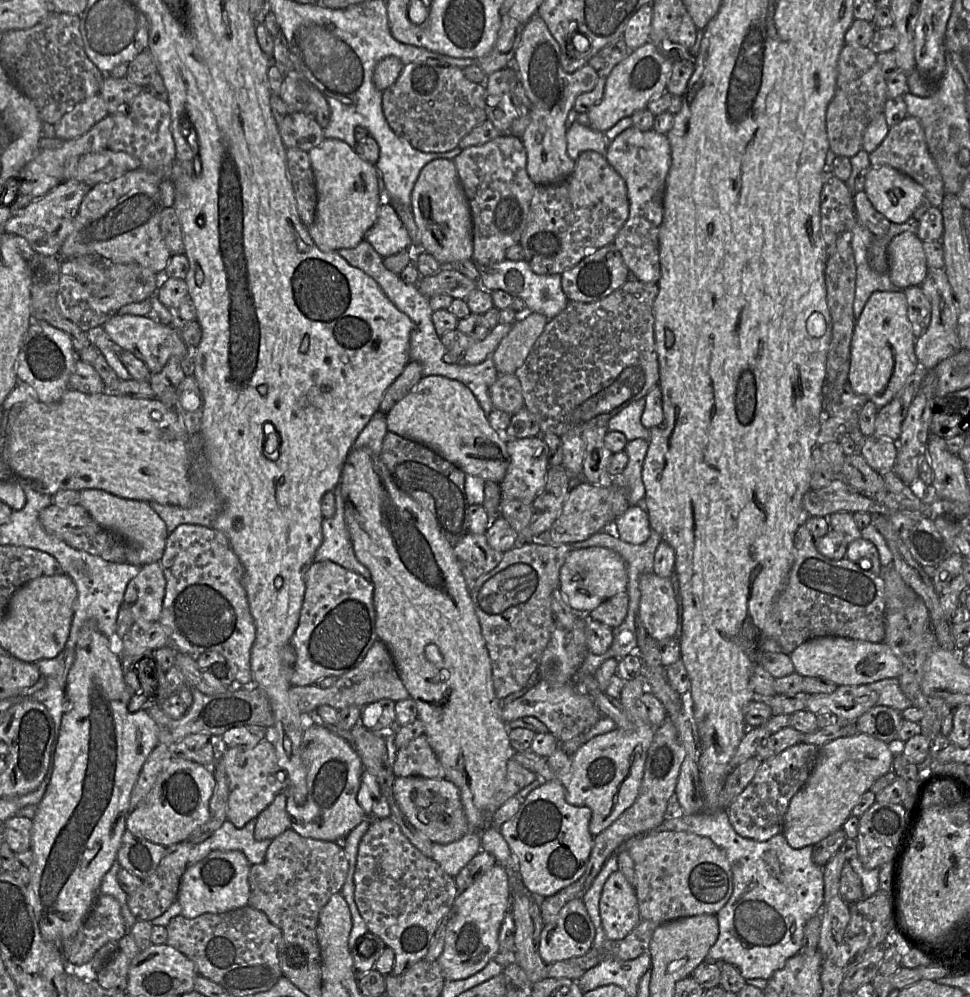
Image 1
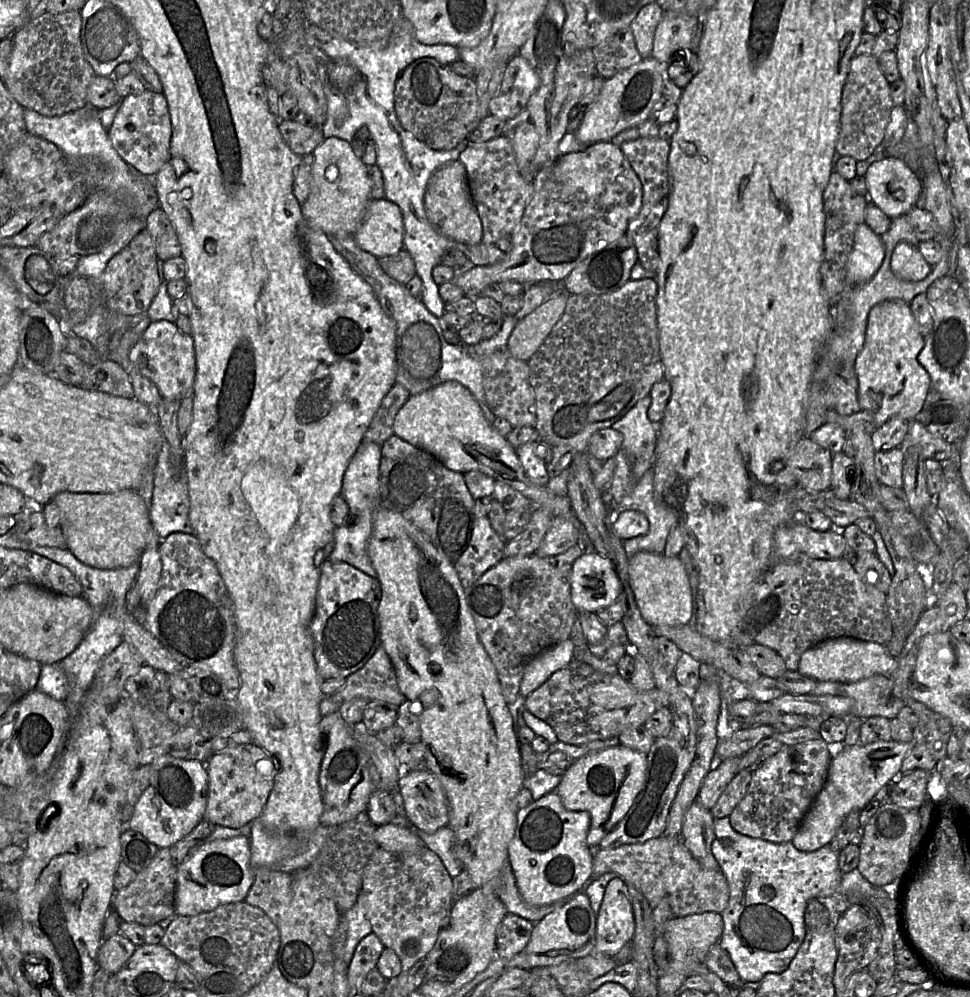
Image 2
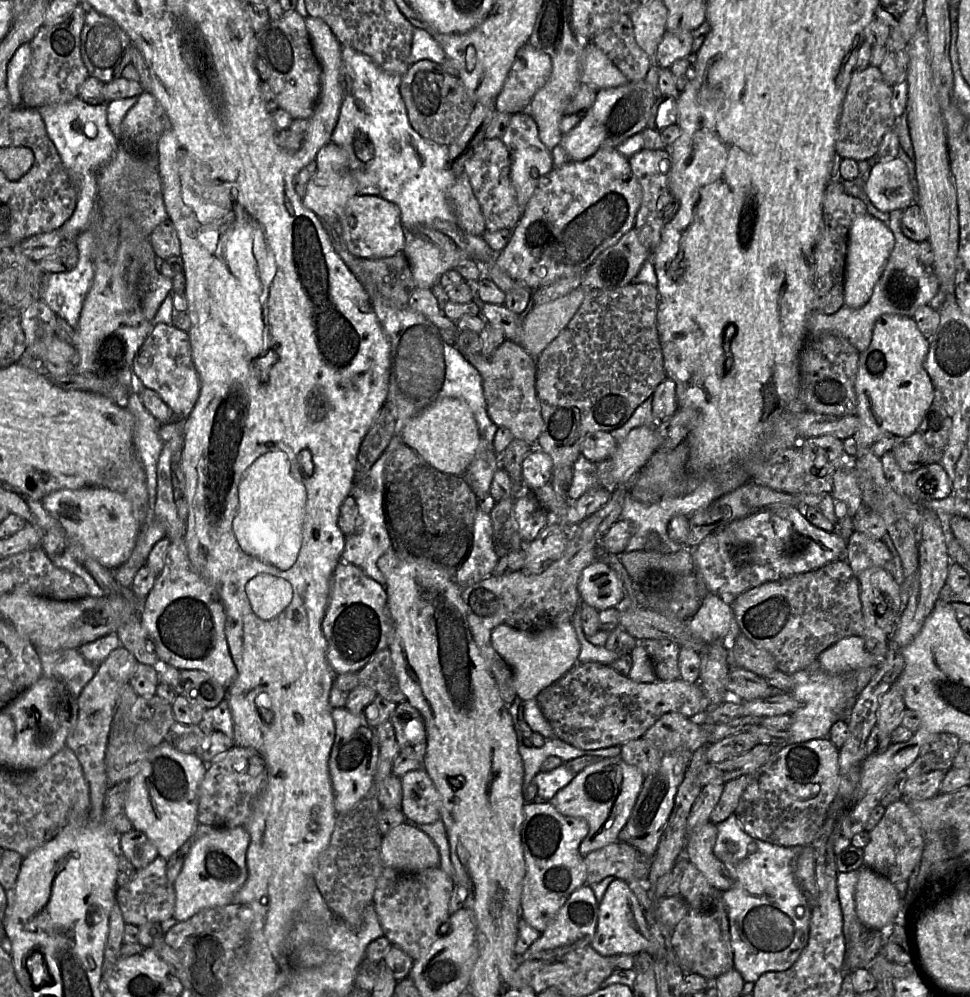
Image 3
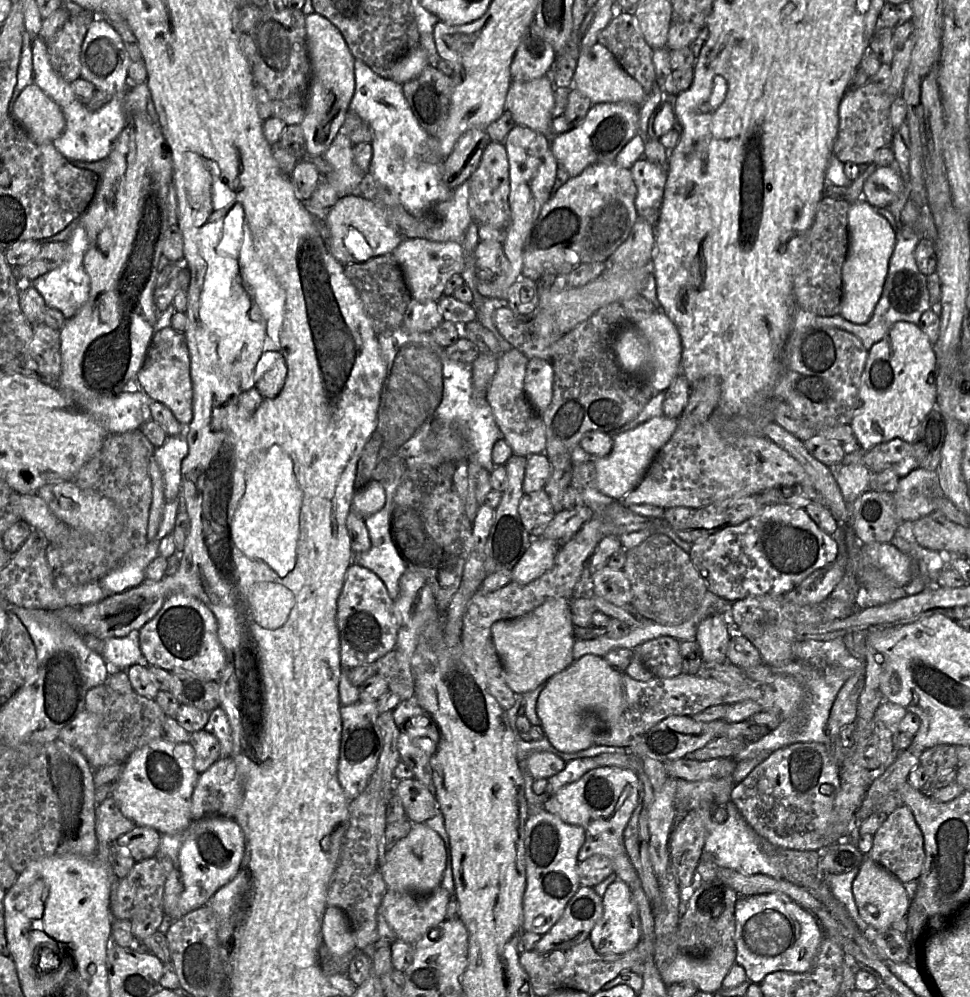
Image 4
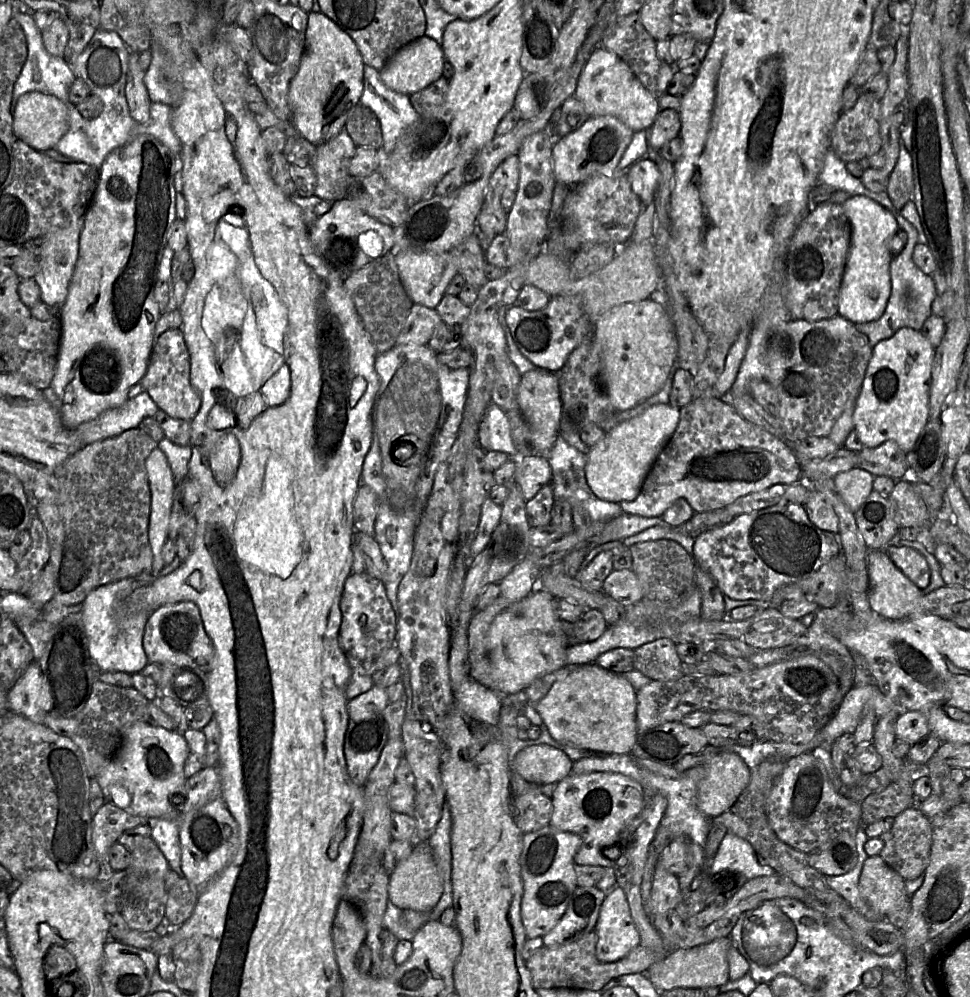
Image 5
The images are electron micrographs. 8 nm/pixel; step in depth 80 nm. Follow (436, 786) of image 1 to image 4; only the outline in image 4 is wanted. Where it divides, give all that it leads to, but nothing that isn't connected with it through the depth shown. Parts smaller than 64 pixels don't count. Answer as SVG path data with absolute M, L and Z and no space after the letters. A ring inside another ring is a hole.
M416 778L397 780L395 793L412 823L424 823L439 811L434 793Z

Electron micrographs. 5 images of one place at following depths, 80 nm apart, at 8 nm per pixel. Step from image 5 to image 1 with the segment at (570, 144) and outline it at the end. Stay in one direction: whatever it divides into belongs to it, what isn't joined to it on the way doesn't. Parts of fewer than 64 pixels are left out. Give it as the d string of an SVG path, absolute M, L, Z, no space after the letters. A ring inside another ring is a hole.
M651 41L631 50L630 54L607 76L602 99L587 111L590 126L605 133L620 119L648 108L648 103L652 99L665 92L672 64L673 62L662 55Z

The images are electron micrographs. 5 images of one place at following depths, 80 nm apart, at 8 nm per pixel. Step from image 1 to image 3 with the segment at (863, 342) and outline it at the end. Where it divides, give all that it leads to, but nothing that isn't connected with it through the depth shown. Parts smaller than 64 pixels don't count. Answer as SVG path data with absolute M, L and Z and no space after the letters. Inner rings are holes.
M885 314L876 321L870 345L859 355L855 382L856 415L860 426L853 438L857 441L858 451L871 449L872 445L884 434L909 437L918 431L925 413L934 402L933 384L923 365L928 349L928 339L923 336L912 318L898 314Z

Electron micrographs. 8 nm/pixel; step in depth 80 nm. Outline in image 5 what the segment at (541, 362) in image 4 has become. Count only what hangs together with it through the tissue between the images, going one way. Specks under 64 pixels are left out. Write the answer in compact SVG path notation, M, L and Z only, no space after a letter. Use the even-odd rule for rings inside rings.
M542 368L525 372L518 389L518 405L529 425L530 442L534 453L547 456L559 435L562 412L562 401L556 374Z

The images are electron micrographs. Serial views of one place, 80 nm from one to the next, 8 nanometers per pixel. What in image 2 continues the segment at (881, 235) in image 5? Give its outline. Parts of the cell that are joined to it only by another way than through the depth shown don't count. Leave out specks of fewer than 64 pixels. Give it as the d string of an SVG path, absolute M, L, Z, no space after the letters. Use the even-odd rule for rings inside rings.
M865 223L856 229L854 245L846 263L846 283L858 286L869 281L879 270L885 258L881 236Z

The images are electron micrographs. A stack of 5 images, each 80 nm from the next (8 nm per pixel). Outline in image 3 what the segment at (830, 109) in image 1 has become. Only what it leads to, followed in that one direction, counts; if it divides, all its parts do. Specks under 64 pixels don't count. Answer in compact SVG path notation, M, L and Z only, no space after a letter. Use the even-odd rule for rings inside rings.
M878 67L854 70L842 105L836 154L857 162L875 157L885 134L895 126L891 101L892 87L884 81Z

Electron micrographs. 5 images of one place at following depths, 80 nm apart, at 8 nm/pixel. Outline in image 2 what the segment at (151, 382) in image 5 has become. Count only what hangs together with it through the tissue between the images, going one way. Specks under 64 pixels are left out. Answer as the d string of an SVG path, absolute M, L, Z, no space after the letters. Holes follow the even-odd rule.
M167 320L152 321L140 339L130 348L129 365L137 368L158 388L163 398L179 400L191 393L195 375L194 341L182 333L177 325Z

